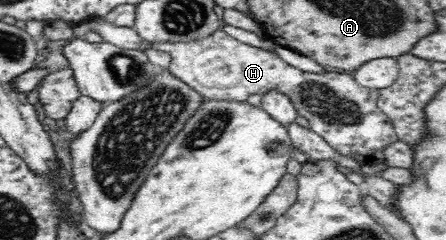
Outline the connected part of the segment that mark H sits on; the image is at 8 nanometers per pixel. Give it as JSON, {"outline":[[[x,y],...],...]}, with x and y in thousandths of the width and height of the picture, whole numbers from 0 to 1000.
{"outline":[[[498,117],[473,133],[469,150],[442,158],[442,167],[392,167],[379,175],[330,175],[318,208],[325,217],[339,200],[363,200],[383,229],[377,292],[397,325],[415,338],[428,367],[437,367],[460,400],[460,417],[496,417],[504,425],[554,429],[563,392],[635,392],[648,404],[666,475],[688,492],[691,533],[711,554],[740,617],[751,621],[760,646],[791,658],[803,683],[841,683],[861,671],[859,625],[892,579],[886,533],[872,488],[848,446],[848,371],[809,358],[787,304],[760,292],[735,292],[726,300],[684,300],[639,258],[621,221],[574,200],[545,175],[531,171]]]}

